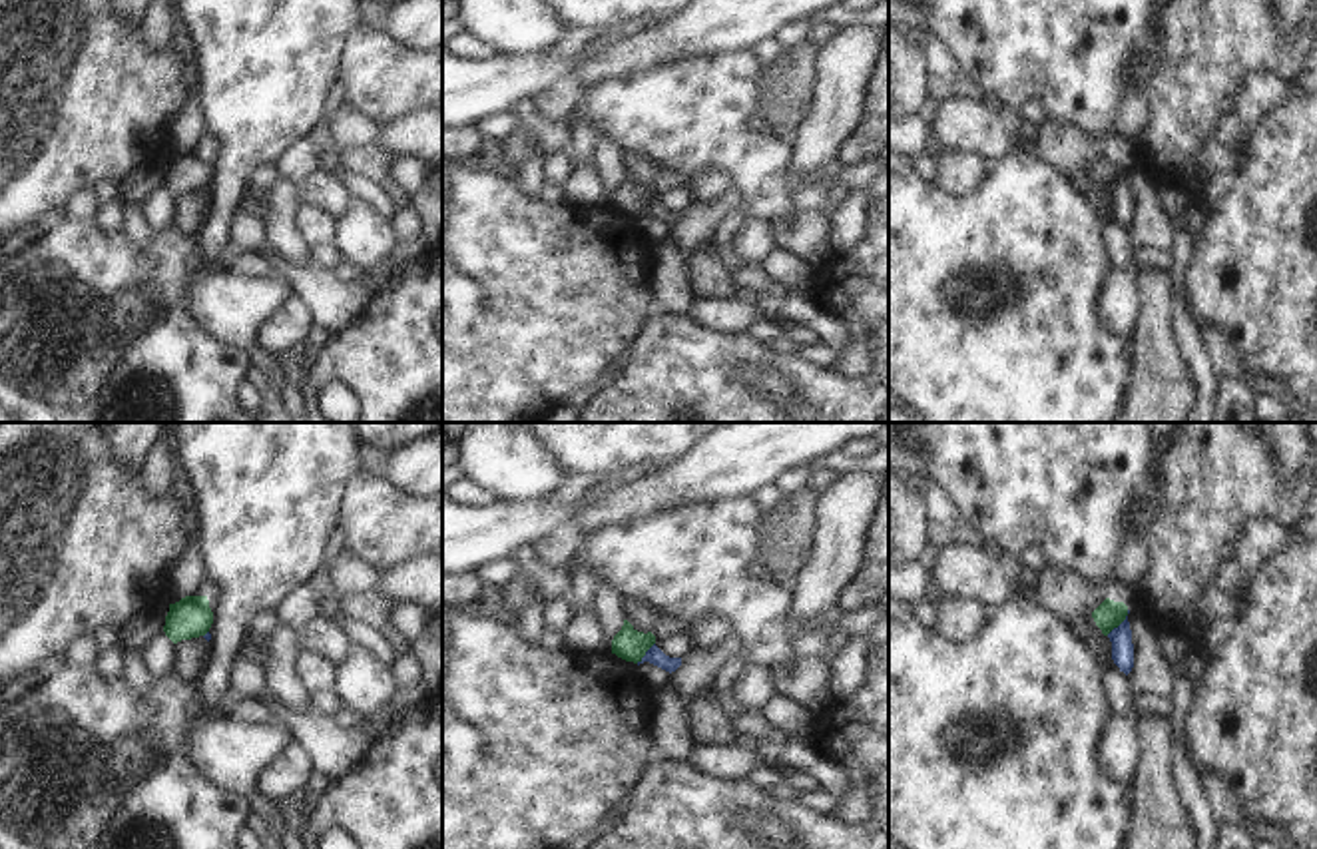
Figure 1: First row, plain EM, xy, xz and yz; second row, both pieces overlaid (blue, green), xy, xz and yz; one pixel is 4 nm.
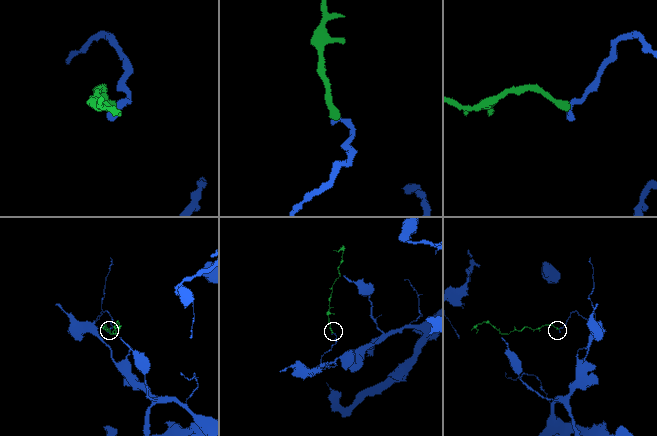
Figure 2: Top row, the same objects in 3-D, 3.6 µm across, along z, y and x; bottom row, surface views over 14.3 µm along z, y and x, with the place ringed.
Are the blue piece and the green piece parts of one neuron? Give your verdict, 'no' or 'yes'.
no

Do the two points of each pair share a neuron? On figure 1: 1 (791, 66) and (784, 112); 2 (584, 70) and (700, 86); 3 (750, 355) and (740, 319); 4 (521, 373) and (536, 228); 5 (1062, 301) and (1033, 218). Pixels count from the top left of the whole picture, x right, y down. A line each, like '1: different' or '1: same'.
1: same
2: different
3: different
4: same
5: same

